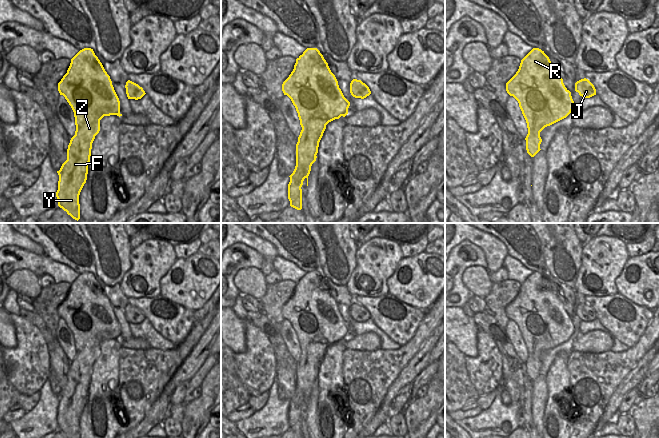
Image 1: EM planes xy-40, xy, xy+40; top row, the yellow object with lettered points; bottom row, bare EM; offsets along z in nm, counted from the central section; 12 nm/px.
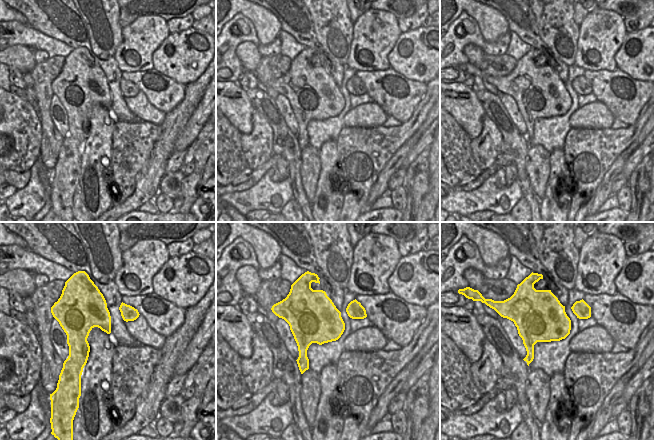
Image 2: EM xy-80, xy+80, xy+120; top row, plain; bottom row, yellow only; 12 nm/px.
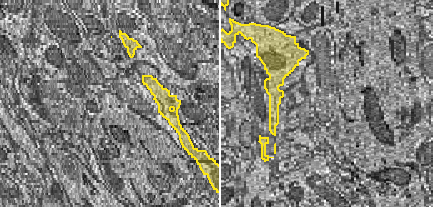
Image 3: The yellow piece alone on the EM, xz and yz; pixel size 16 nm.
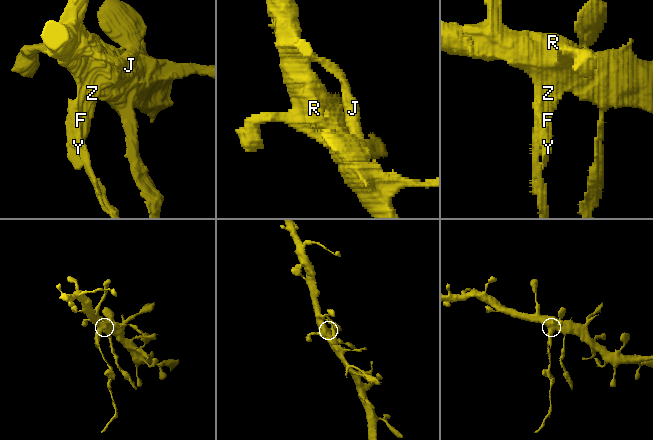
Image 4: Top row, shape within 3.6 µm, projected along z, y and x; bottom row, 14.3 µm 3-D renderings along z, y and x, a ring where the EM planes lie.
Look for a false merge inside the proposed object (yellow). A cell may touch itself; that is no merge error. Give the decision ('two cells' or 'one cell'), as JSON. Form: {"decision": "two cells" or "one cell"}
{"decision": "two cells"}

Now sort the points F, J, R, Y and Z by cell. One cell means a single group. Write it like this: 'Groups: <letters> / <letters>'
Groups: F Y / J R Z

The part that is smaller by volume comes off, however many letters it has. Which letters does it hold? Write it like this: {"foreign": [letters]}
{"foreign": ["F", "Y"]}

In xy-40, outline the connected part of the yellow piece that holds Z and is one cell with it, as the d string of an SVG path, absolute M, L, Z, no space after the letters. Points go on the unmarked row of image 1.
M91 272L80 274L71 283L58 315L74 336L77 359L97 359L104 340L122 340L110 300Z

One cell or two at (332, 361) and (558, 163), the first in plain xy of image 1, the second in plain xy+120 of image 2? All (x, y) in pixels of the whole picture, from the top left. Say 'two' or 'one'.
one

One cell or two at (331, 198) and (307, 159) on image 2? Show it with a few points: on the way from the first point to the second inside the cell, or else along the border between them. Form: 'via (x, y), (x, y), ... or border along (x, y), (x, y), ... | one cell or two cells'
border along (318, 153), (320, 171), (317, 188), (312, 200) | two cells

